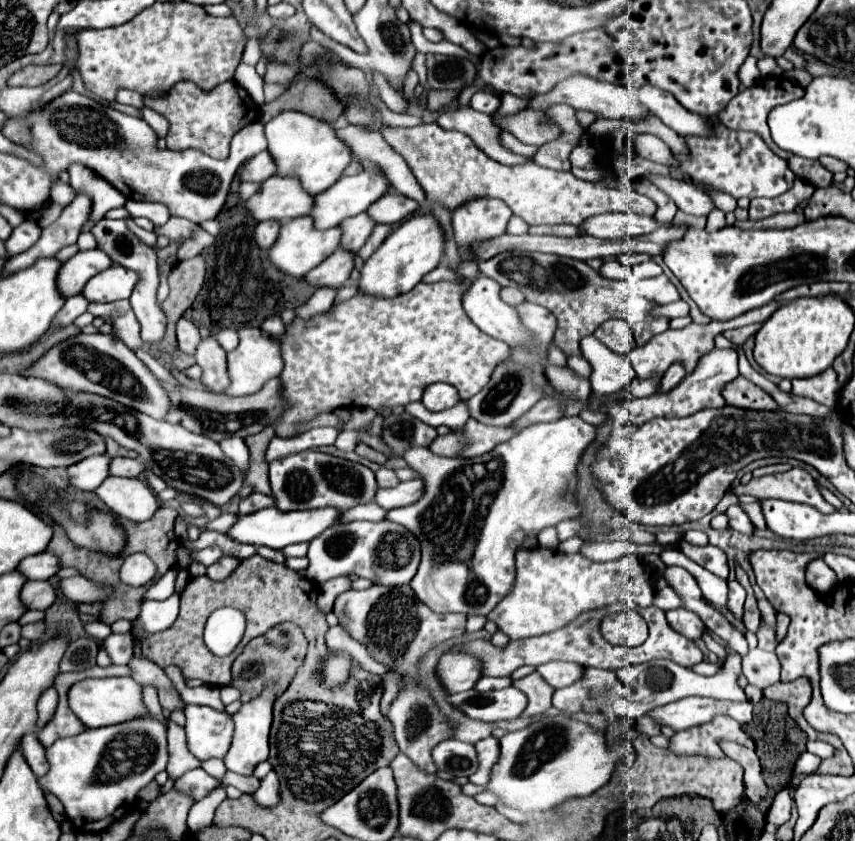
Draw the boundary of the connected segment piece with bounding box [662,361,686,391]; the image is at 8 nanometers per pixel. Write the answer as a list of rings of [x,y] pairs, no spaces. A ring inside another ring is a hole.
[[[678,361],[672,363],[670,369],[666,371],[666,379],[662,379],[662,383],[666,383],[666,391],[668,391],[670,387],[676,387],[676,385],[680,383],[682,377],[686,377],[686,369],[684,369],[684,365],[678,363]]]

